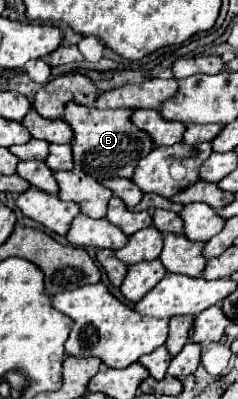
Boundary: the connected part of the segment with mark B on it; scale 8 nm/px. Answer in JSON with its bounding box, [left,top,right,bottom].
[62,103,152,179]

